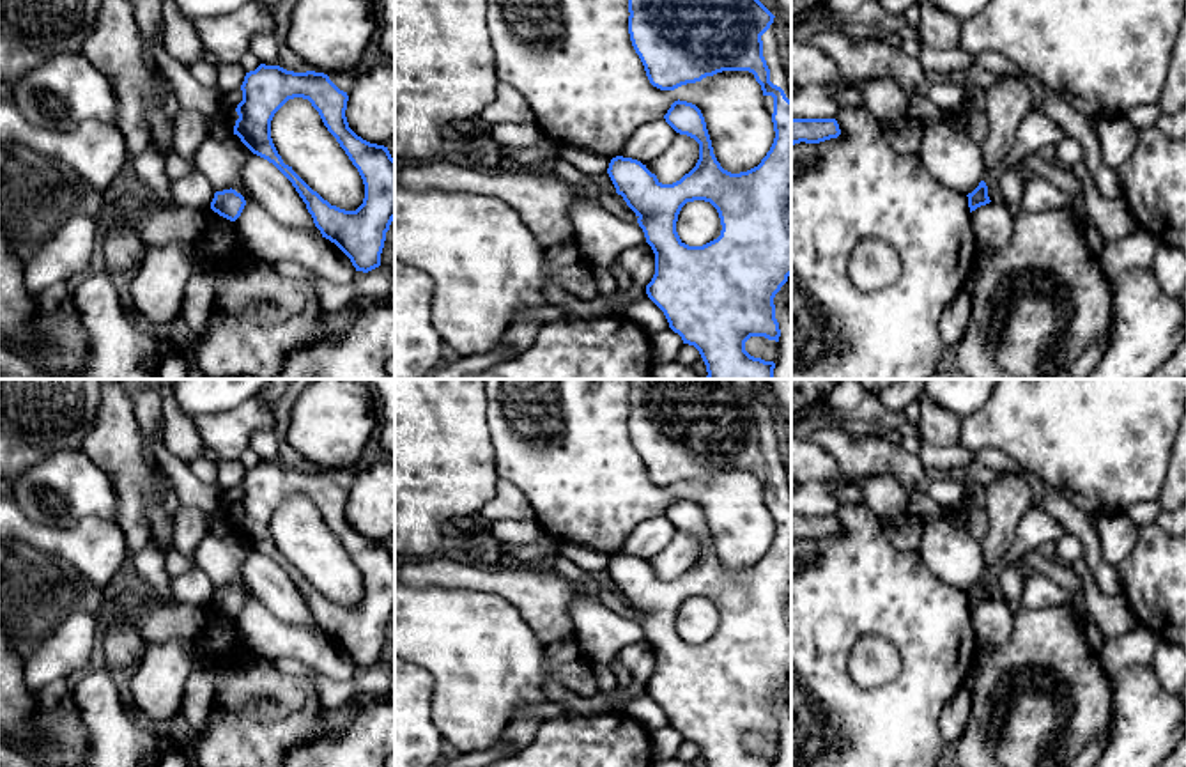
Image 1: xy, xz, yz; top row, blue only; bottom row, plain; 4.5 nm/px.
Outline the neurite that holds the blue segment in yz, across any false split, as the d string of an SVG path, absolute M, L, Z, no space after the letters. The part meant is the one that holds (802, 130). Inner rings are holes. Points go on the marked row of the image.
M791 119L791 145L820 143L841 135L836 119Z

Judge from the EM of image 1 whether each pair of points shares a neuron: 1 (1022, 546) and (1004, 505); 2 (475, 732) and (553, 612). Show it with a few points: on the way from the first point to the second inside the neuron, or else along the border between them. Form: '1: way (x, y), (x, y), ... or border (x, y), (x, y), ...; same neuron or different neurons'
1: border (1032, 503), (1020, 519), (1002, 564); different neurons
2: border (510, 603), (544, 647); different neurons

